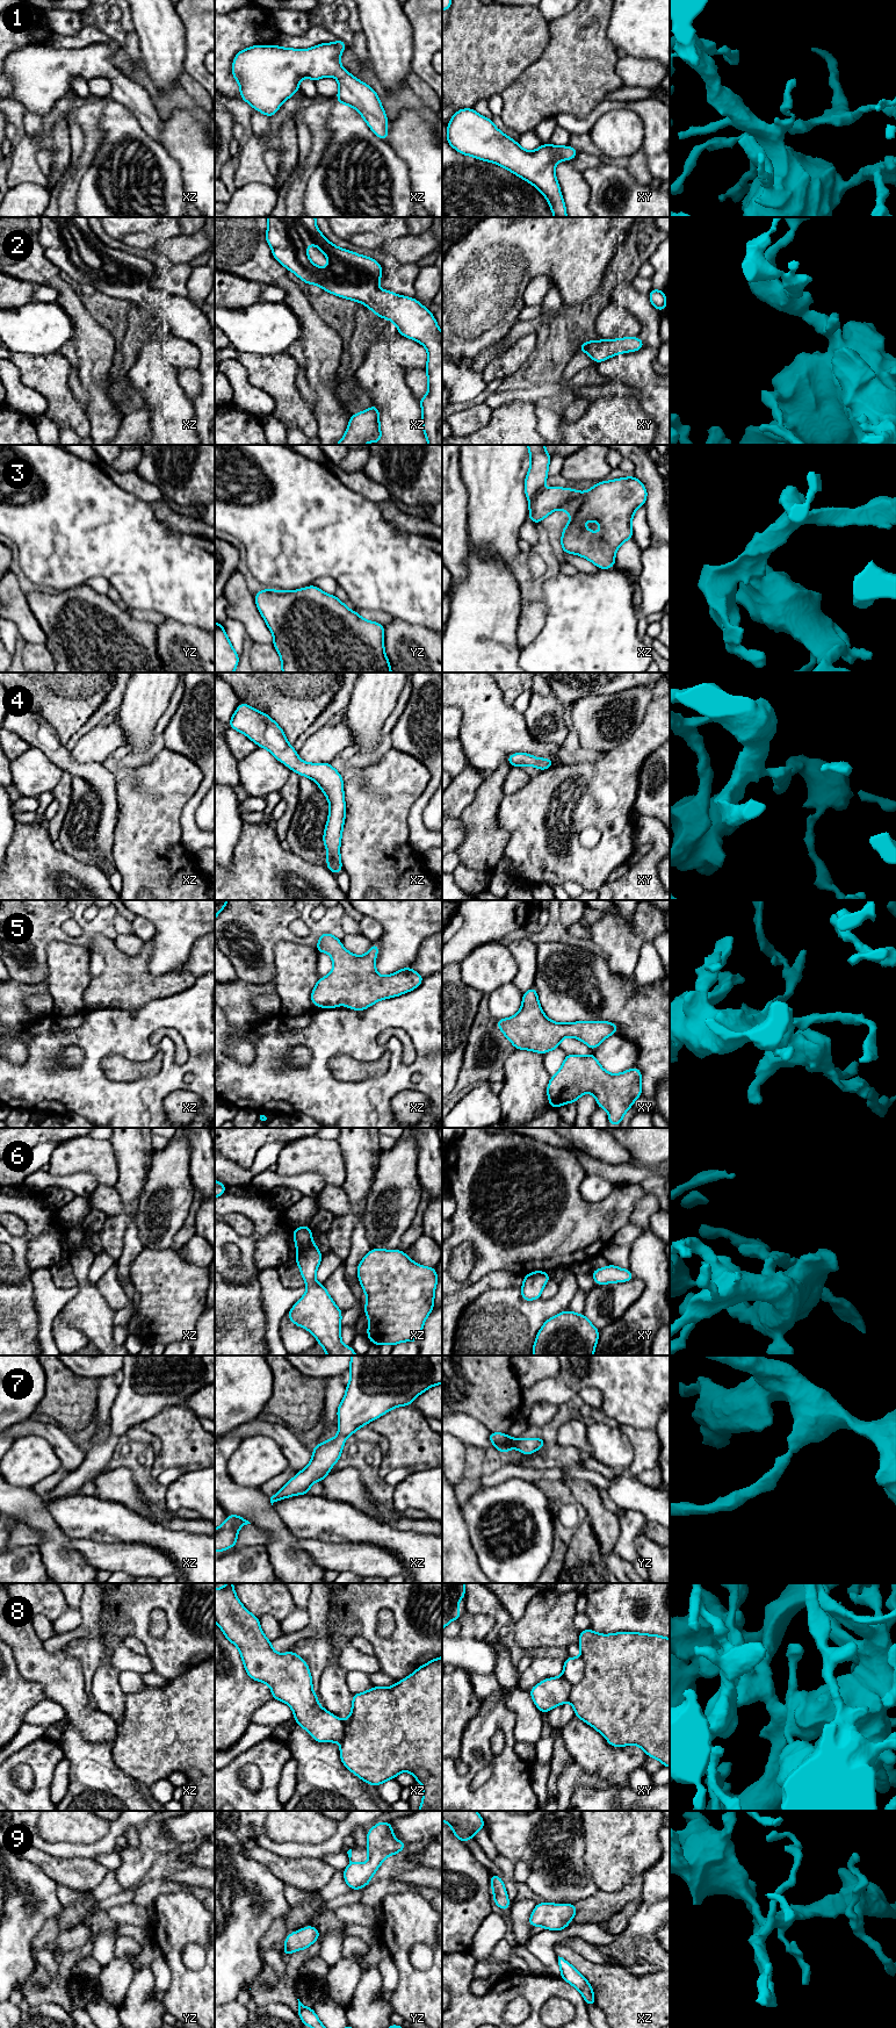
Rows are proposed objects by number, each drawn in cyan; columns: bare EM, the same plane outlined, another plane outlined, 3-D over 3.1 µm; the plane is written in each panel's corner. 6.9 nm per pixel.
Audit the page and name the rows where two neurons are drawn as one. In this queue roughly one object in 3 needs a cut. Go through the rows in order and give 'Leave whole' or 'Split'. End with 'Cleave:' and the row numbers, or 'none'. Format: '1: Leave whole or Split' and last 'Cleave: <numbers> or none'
1: Leave whole
2: Leave whole
3: Leave whole
4: Leave whole
5: Leave whole
6: Leave whole
7: Leave whole
8: Leave whole
9: Leave whole
Cleave: none

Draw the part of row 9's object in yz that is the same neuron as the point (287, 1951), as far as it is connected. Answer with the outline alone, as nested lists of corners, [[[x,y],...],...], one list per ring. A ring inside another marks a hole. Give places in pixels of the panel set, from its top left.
[[[306,1926],[301,1930],[288,1934],[283,1941],[286,1949],[281,1951],[283,1956],[289,1956],[291,1951],[308,1949],[316,1940],[319,1940],[321,1934],[318,1933],[315,1926]]]

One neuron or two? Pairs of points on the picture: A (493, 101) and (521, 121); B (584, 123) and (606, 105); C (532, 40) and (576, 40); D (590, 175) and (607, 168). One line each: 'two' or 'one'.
A: two
B: one
C: two
D: one

